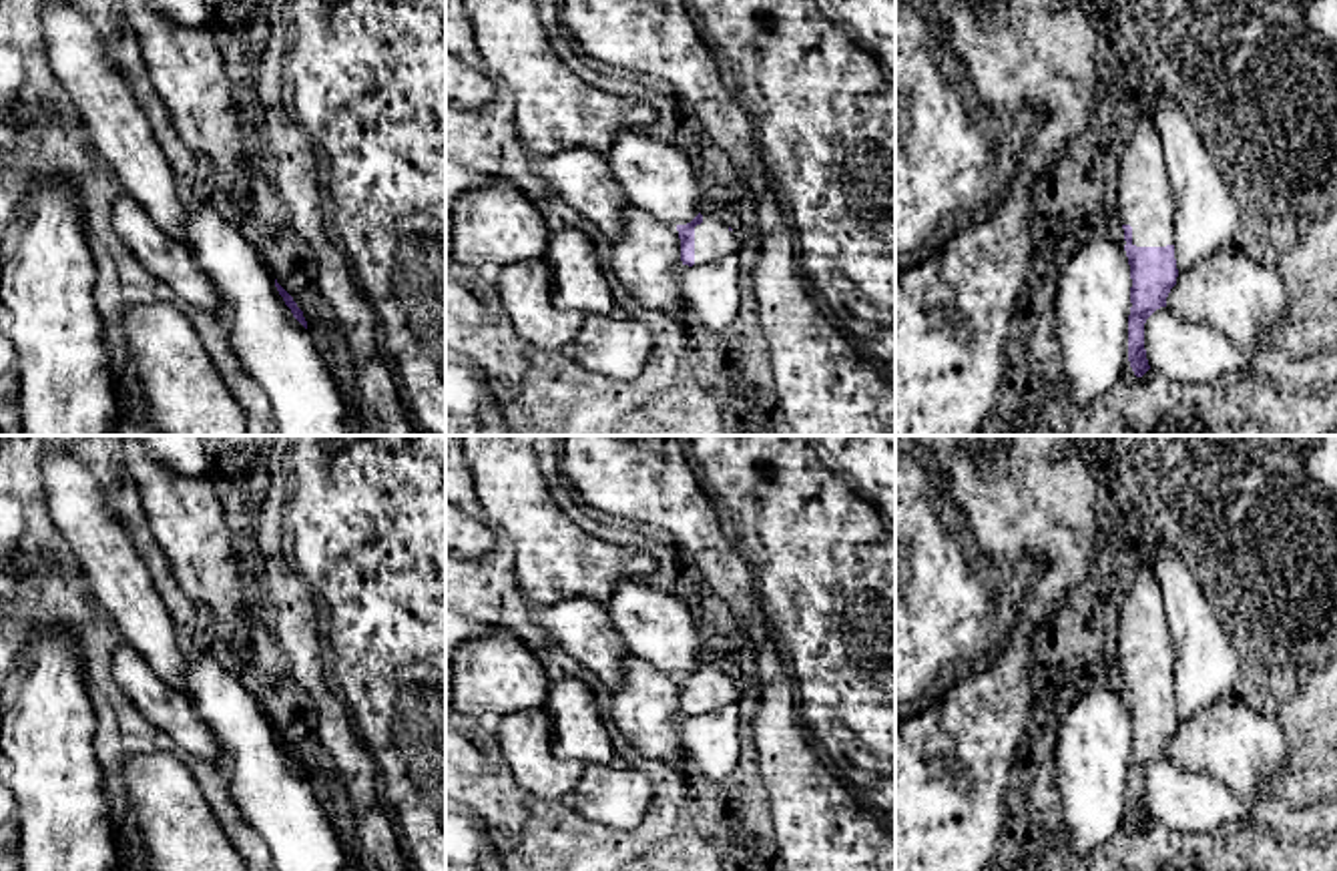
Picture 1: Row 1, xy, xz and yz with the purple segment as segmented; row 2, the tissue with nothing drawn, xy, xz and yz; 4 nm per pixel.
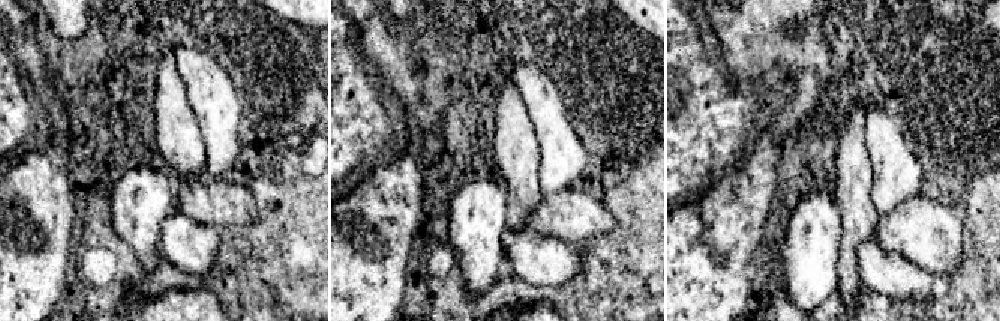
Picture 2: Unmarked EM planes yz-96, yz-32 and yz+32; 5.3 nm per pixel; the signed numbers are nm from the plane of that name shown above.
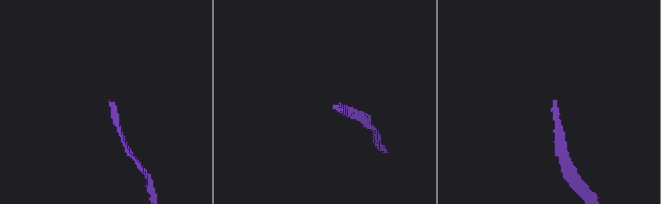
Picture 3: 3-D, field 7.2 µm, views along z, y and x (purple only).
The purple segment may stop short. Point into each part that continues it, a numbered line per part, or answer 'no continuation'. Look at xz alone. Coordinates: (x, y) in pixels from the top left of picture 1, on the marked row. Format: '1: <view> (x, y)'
1: xz (713, 239)

